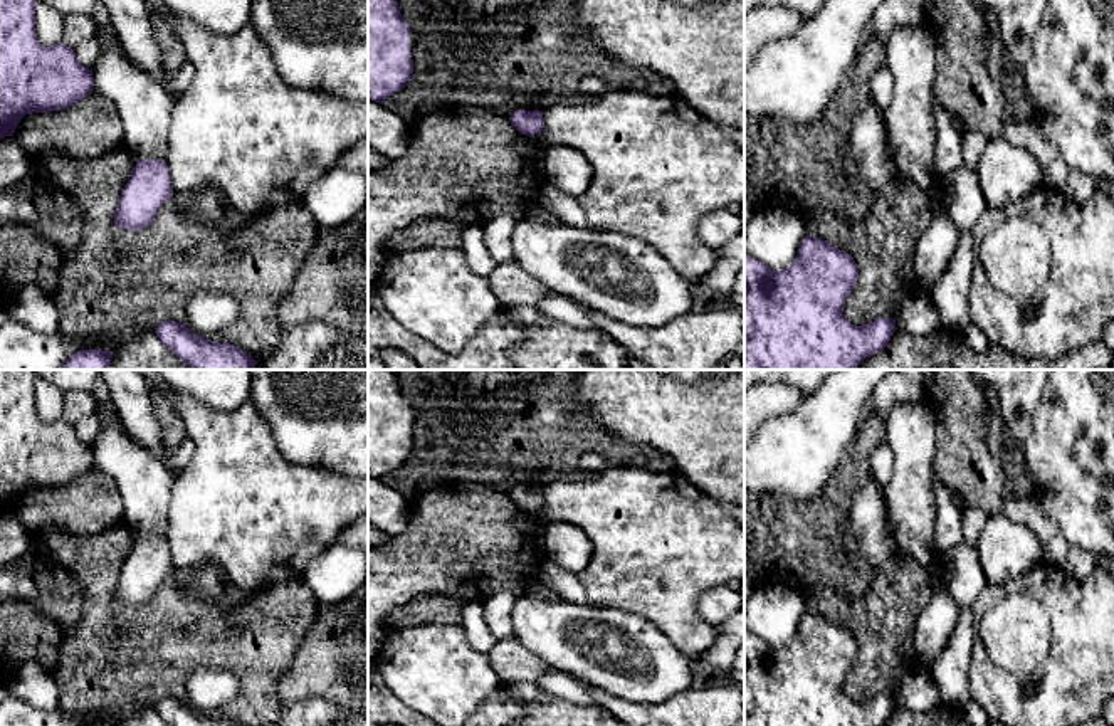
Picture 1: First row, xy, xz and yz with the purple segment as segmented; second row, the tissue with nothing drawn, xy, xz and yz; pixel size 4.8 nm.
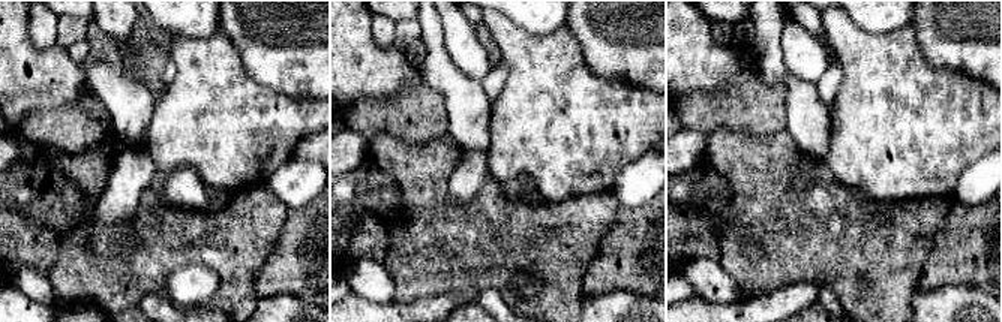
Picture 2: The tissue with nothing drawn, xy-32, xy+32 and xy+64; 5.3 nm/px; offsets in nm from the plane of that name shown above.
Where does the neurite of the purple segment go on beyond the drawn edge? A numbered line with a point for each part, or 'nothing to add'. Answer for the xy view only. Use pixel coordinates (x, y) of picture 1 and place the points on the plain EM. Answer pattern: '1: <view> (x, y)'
nothing to add

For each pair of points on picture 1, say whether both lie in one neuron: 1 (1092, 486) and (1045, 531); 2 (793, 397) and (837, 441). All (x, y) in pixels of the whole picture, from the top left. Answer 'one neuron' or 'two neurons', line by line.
1: two neurons
2: two neurons

